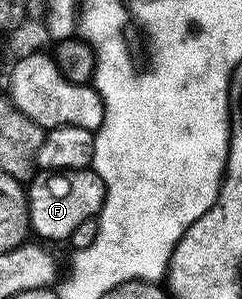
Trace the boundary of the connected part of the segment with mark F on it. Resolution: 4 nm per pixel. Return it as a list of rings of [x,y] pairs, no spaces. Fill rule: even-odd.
[[[93,168],[54,171],[49,176],[35,176],[28,185],[30,227],[33,236],[38,236],[35,238],[46,243],[65,242],[72,235],[72,231],[76,231],[80,223],[84,223],[84,219],[92,219],[102,212],[102,200],[105,197],[106,189]]]

